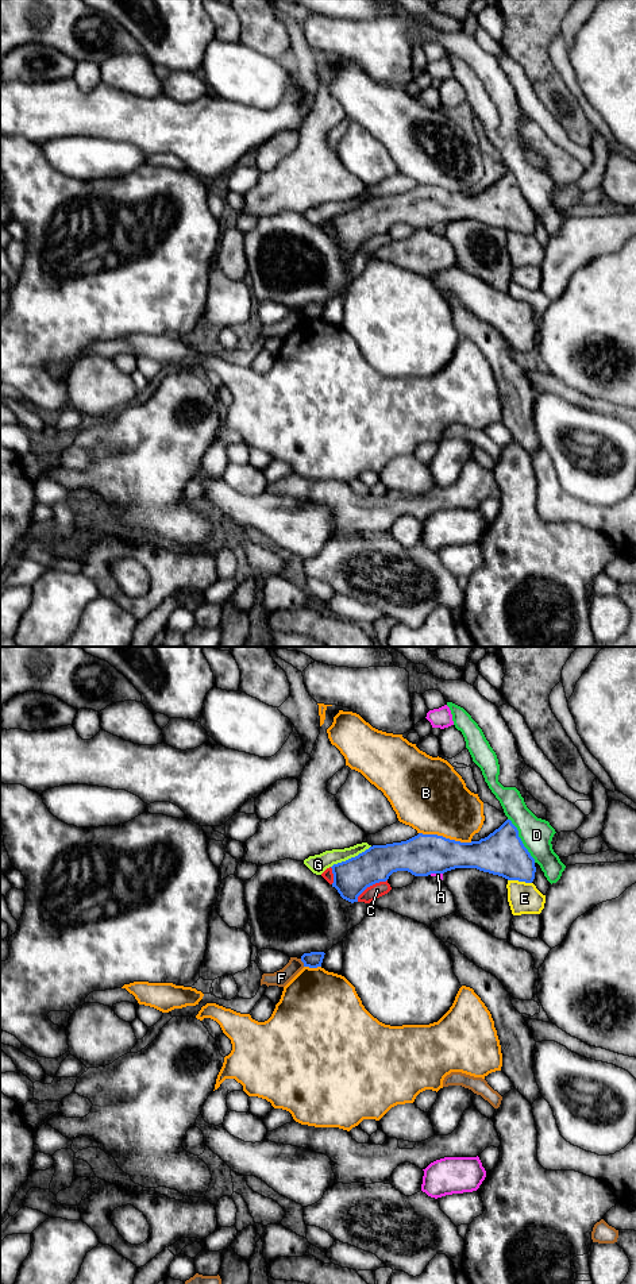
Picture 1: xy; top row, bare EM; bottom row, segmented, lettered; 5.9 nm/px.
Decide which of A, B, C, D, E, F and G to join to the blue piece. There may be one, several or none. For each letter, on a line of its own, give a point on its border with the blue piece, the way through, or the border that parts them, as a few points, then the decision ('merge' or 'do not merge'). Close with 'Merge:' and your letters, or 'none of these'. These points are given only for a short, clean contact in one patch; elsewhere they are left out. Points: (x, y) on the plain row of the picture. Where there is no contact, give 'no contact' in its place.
A: xy (435, 224) | do not merge
B: xy (444, 189) | do not merge
C: xy (370, 236) | do not merge
D: xy (520, 192) | do not merge
E: xy (520, 232) | do not merge
F: xy (303, 313) | do not merge
G: xy (351, 209) | do not merge
Merge: none of these

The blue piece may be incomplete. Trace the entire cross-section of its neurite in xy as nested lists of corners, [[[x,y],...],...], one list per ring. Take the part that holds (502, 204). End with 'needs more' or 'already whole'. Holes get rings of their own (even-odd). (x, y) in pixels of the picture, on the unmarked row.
[[[510,171],[479,193],[460,194],[438,186],[419,185],[406,193],[373,197],[331,220],[332,239],[351,255],[358,254],[358,248],[367,239],[386,234],[397,223],[428,228],[455,220],[477,220],[525,235],[532,235],[536,224],[535,211]]]; already whole

